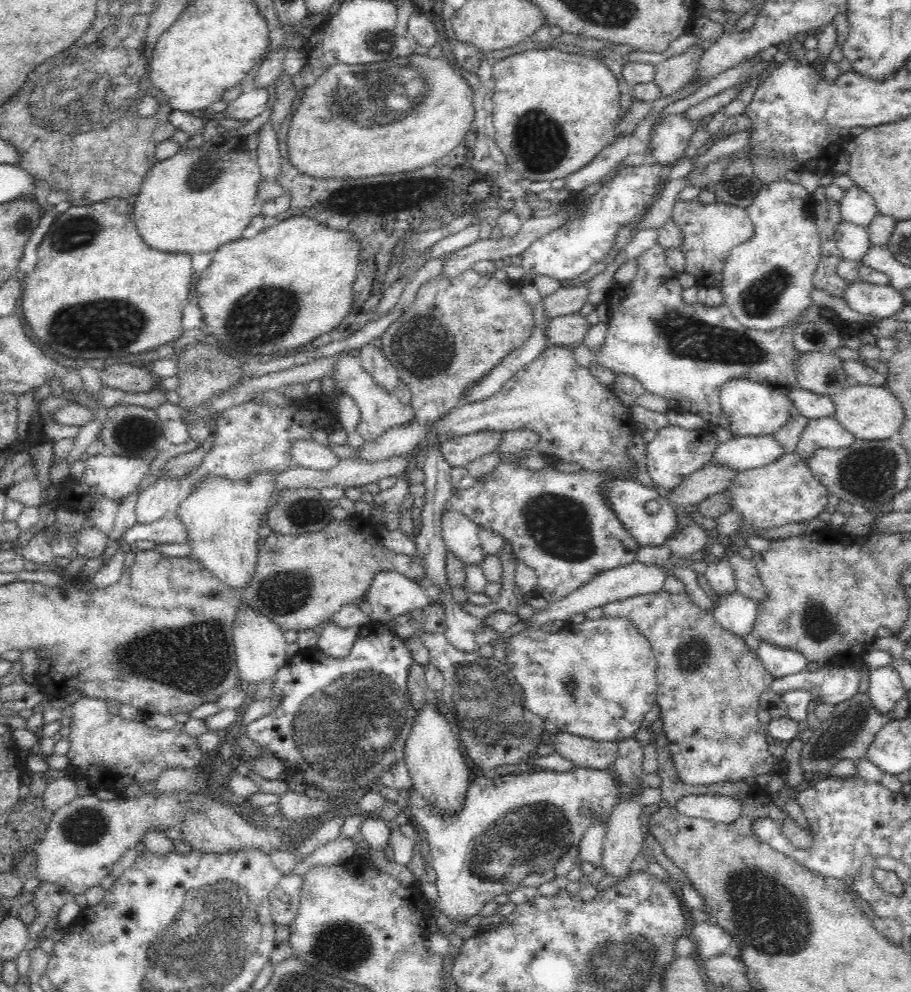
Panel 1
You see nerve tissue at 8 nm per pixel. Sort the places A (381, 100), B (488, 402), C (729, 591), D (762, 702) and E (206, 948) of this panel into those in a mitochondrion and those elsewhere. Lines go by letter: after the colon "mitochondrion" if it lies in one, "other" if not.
A: mitochondrion
B: other
C: other
D: other
E: mitochondrion

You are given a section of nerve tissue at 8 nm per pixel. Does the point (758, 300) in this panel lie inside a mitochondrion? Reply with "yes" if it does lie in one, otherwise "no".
yes

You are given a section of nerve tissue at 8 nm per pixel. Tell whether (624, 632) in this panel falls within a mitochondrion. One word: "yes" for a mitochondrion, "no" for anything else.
no

